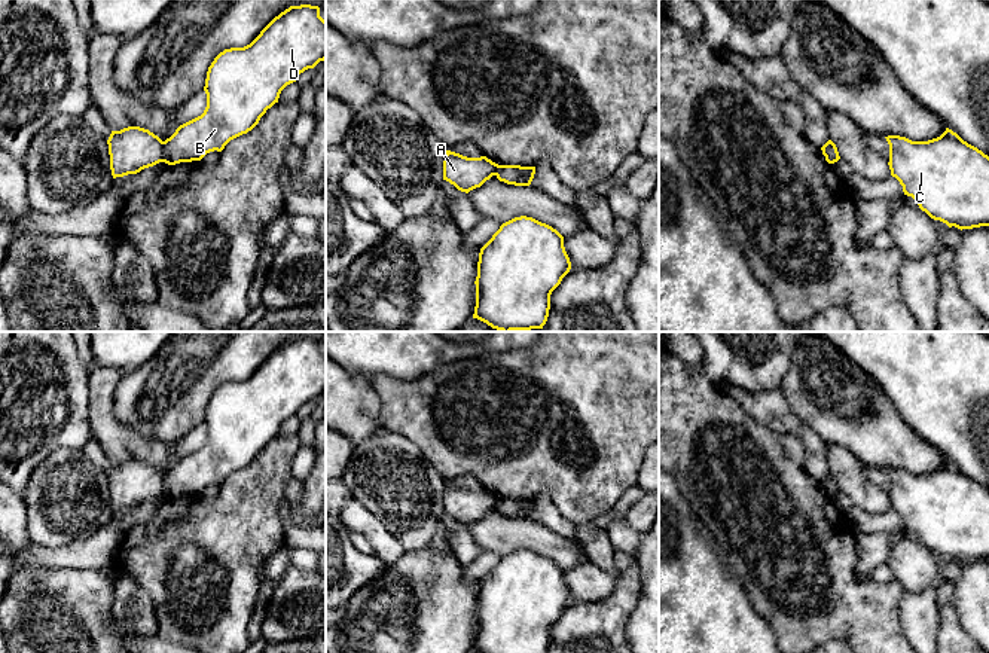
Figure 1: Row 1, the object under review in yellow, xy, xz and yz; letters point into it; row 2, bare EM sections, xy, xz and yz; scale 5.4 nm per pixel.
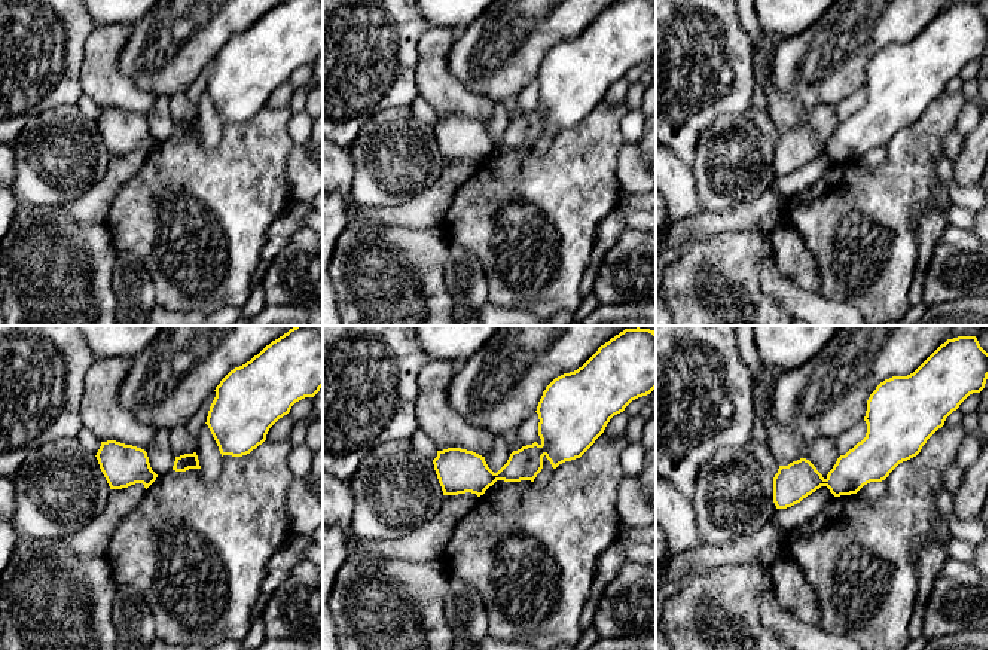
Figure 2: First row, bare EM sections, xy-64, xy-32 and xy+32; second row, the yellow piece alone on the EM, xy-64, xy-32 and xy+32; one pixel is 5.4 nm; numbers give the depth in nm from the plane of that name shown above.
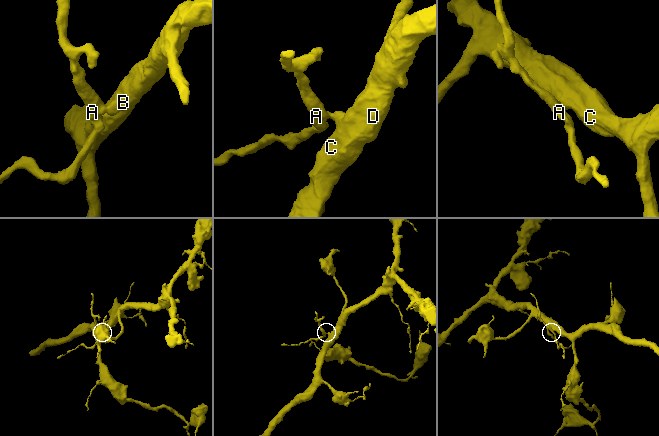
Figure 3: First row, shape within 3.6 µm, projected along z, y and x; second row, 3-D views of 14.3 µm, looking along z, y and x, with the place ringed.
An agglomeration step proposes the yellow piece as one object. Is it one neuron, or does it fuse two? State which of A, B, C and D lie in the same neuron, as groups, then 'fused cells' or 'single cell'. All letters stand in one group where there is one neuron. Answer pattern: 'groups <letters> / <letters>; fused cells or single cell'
groups A / B C D; fused cells

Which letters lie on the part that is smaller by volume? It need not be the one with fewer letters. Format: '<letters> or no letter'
A

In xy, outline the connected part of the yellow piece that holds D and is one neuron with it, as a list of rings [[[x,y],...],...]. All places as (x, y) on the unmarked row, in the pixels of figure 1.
[[[290,339],[244,381],[220,385],[207,405],[204,446],[164,475],[164,495],[201,494],[251,464],[297,409],[326,393],[320,341]]]

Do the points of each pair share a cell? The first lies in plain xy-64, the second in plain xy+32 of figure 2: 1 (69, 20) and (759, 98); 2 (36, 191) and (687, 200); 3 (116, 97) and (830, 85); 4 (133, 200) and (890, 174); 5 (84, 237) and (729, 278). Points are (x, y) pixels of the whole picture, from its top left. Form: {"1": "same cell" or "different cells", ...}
{"1": "different cells", "2": "different cells", "3": "different cells", "4": "same cell", "5": "same cell"}

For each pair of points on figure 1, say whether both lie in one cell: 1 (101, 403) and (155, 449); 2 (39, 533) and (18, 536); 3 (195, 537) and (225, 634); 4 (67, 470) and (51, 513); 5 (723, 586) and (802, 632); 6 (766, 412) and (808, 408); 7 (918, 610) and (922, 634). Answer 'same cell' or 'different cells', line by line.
1: same cell
2: different cells
3: same cell
4: same cell
5: different cells
6: different cells
7: same cell

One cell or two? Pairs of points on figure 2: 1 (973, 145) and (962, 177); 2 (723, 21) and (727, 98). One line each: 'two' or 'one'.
1: one
2: one

